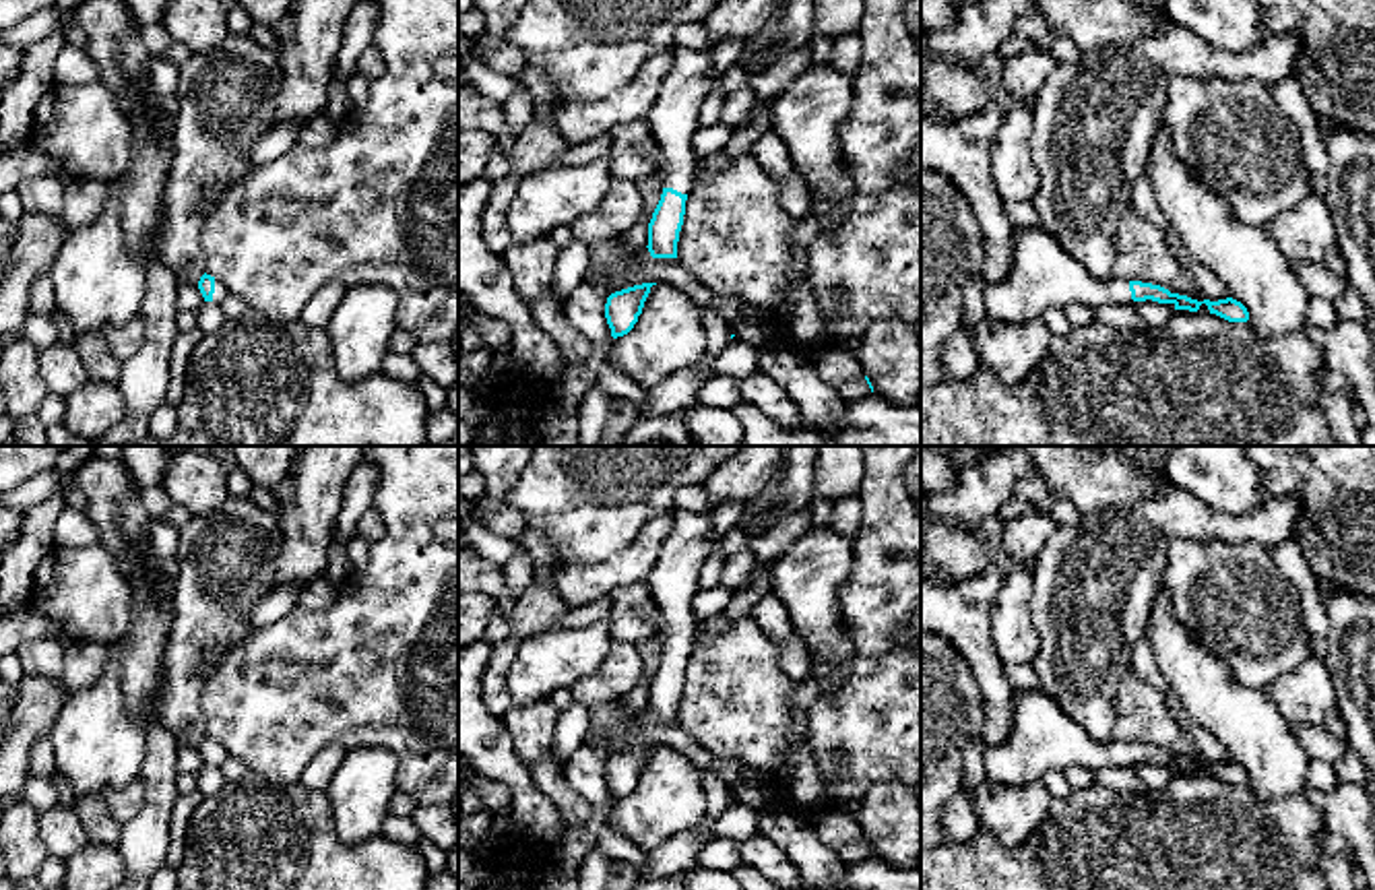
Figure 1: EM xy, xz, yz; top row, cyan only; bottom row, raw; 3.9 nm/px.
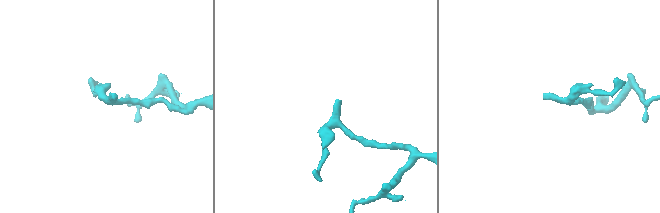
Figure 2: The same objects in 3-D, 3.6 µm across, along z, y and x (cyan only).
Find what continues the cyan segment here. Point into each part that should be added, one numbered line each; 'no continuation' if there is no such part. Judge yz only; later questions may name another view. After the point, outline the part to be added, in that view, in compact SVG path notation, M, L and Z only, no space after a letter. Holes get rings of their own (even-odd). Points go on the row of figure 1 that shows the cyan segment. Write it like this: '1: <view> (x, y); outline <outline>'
1: yz (1041, 273); outline M1045 225L1018 229L1010 273L985 287L985 310L993 322L1020 324L1051 306L1131 304L1129 281L1094 281Z

